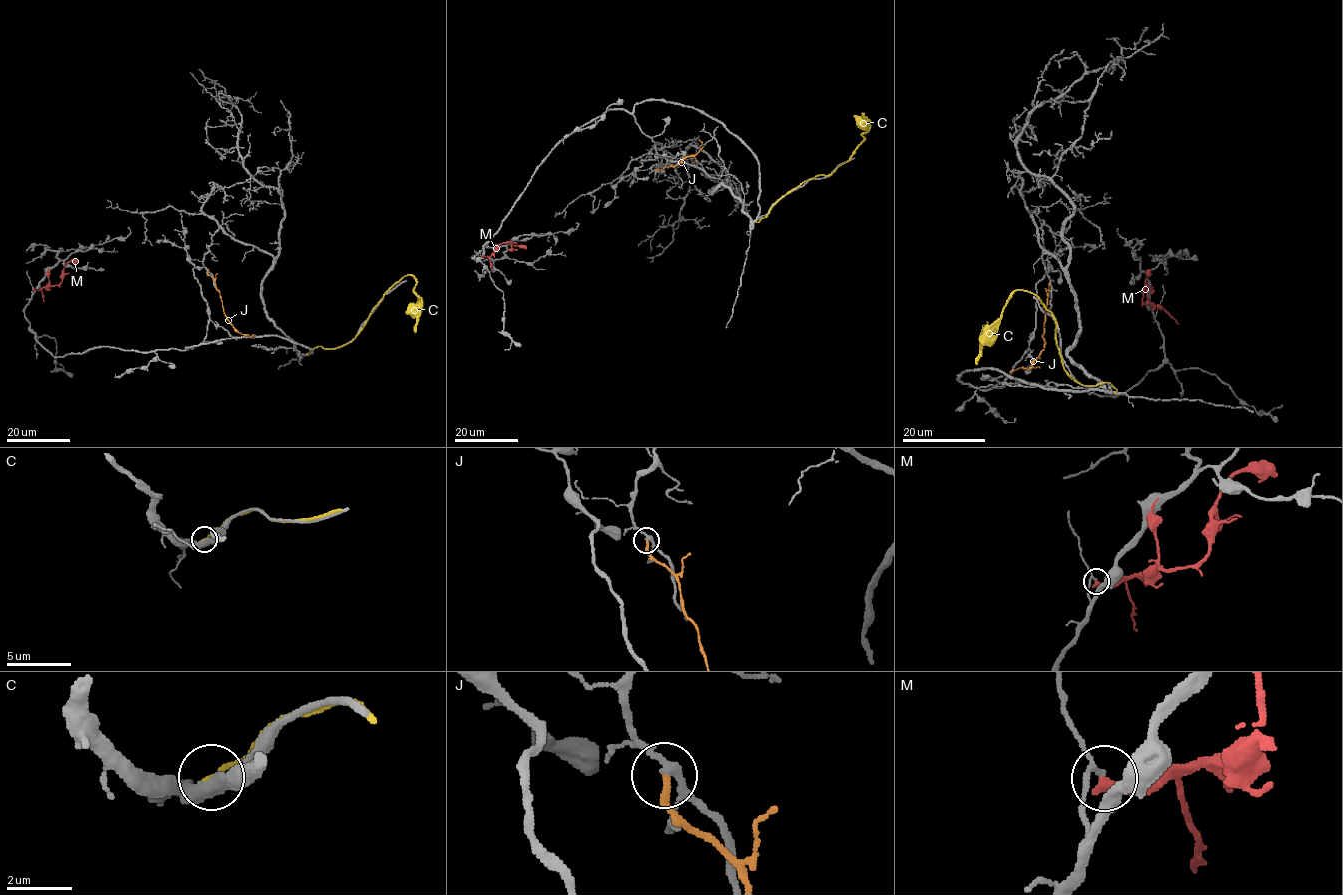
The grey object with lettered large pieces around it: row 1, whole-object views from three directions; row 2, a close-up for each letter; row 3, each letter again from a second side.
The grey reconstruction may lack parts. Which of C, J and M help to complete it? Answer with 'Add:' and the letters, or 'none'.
Add: none

